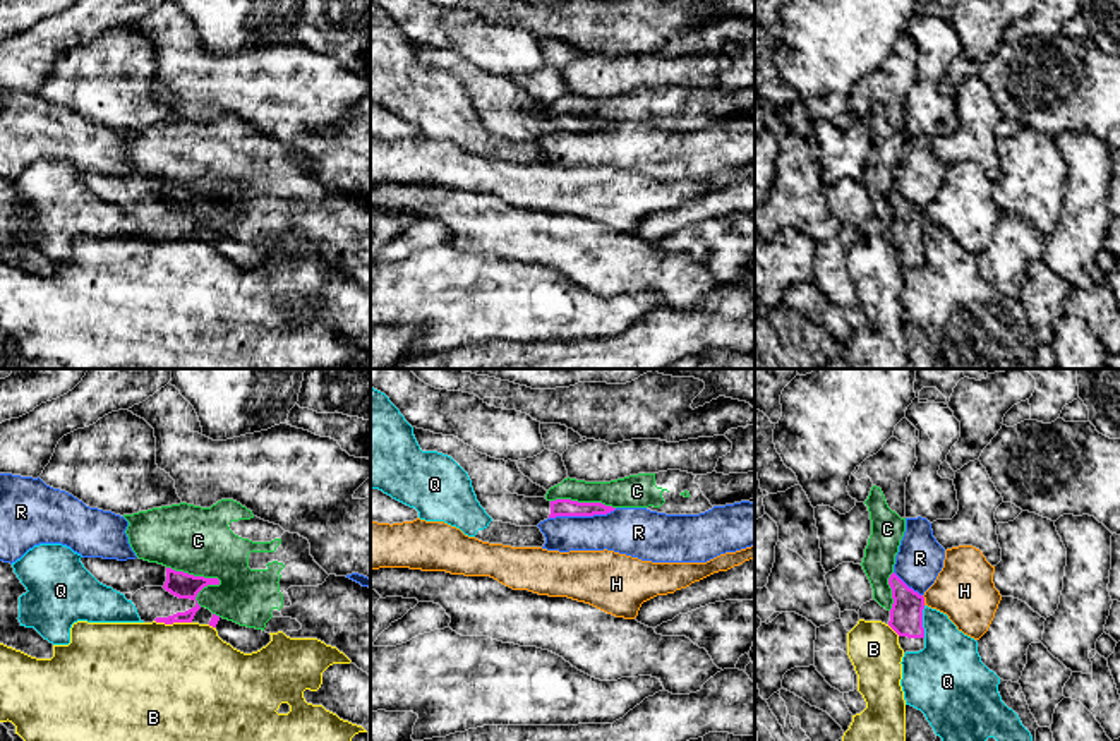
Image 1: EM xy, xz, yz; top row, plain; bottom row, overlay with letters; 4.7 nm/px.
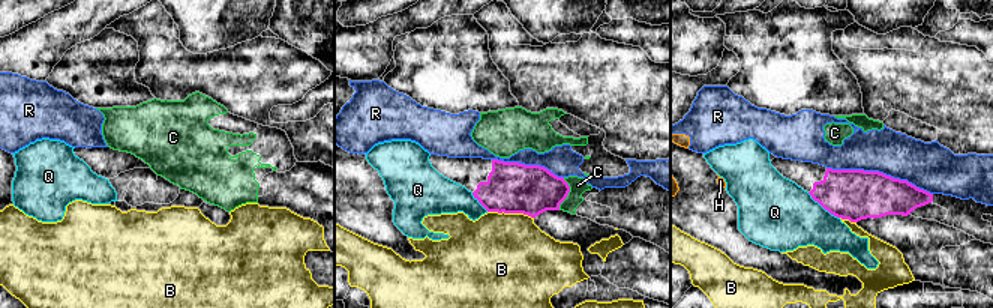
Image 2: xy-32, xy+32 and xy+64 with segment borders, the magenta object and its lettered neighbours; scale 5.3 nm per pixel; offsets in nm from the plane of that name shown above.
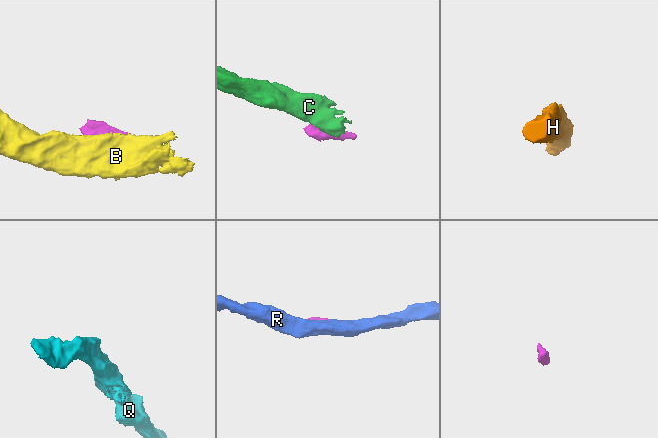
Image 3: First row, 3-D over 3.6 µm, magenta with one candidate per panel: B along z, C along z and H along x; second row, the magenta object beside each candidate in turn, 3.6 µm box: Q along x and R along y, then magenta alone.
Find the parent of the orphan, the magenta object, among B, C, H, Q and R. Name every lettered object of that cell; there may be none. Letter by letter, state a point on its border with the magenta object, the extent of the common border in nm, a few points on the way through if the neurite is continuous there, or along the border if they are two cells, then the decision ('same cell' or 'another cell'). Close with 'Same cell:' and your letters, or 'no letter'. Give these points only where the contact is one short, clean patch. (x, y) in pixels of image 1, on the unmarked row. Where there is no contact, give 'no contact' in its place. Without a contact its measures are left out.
B: contact xy (174, 237); length 180 nm; border xy (155, 235), (191, 239); another cell
C: contact xy (192, 191); length 260 nm; border xy (167, 182), (177, 187), (215, 192), (220, 199); another cell
H: contact yz (923, 216); length 50 nm; another cell
Q: contact yz (921, 237); length 150 nm; another cell
R: contact xz (582, 131); length 320 nm; another cell
Same cell: no letter

